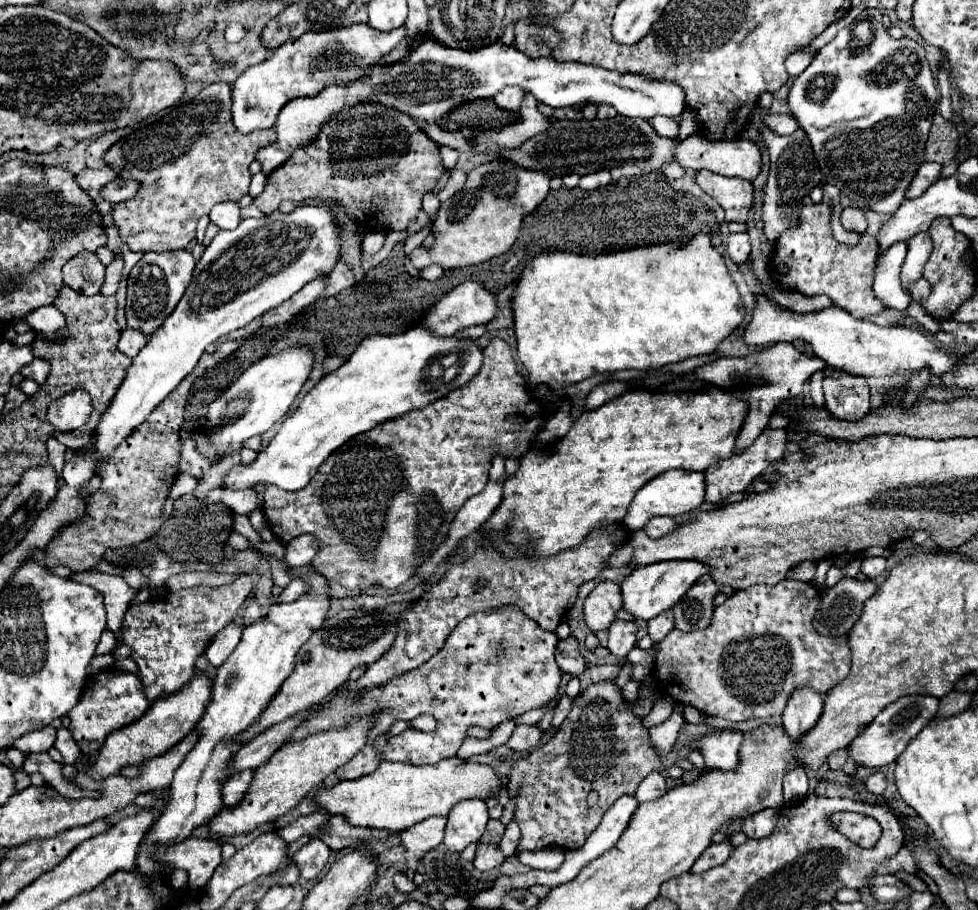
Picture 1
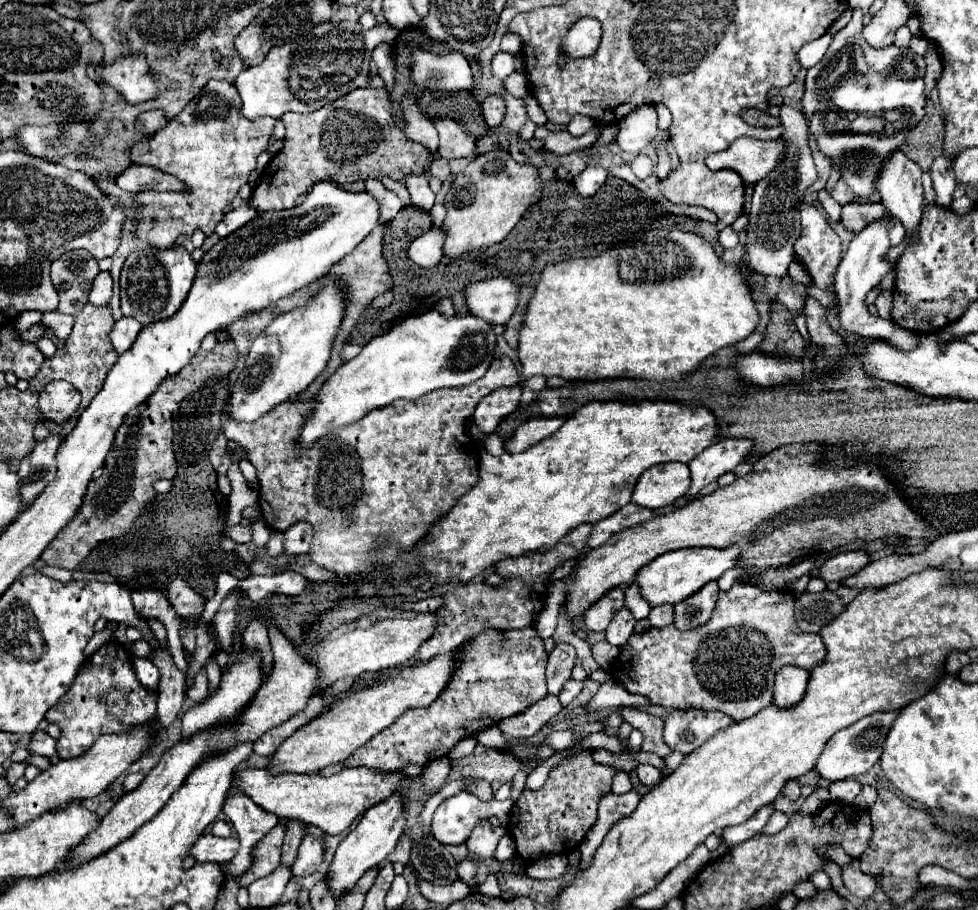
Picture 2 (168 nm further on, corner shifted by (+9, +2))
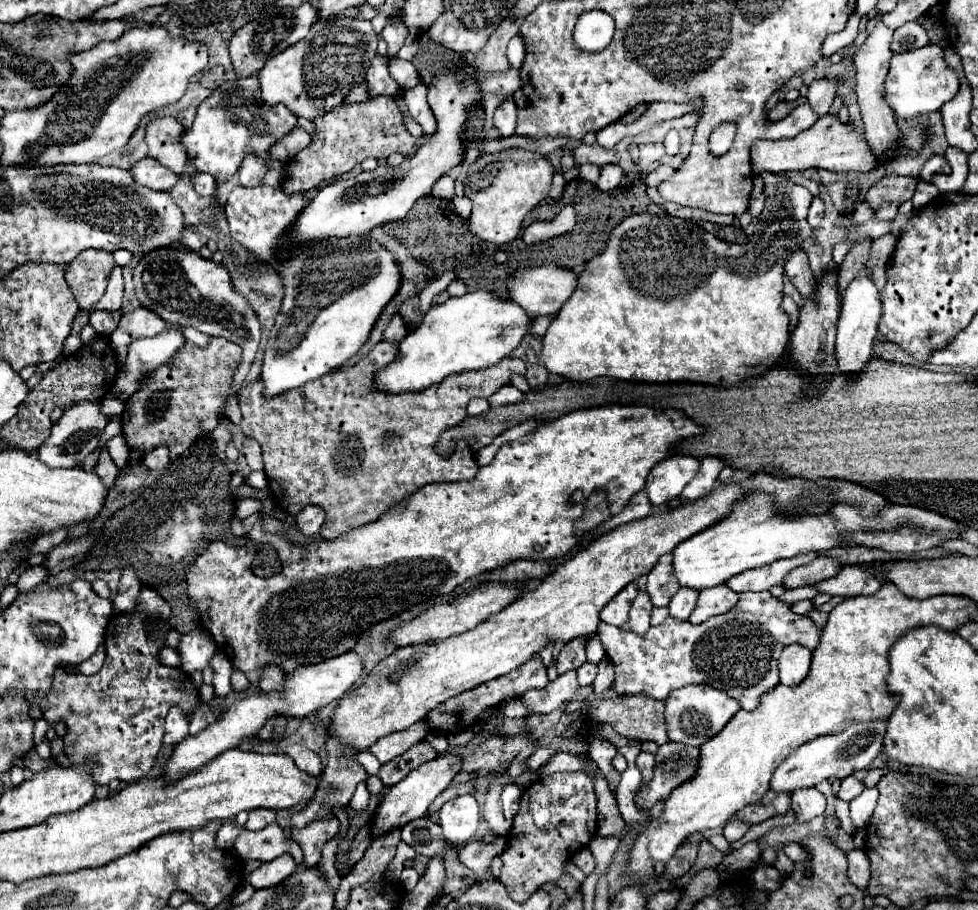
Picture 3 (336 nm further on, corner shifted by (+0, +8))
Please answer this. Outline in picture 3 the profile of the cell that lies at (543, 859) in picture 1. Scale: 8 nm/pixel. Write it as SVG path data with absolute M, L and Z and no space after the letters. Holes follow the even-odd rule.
M497 838L493 842L467 842L459 850L459 860L477 874L477 882L493 882L491 862L499 856L507 846L507 838Z

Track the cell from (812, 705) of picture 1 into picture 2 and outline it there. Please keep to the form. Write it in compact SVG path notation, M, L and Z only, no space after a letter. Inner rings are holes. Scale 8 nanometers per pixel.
M784 666L776 672L774 678L774 704L780 708L794 706L798 700L802 700L808 684L808 670L798 666Z

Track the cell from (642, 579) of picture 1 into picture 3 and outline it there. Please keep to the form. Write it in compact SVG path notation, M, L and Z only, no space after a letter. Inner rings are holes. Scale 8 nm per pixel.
M753 494L743 502L737 502L725 520L675 546L671 552L673 576L685 588L705 590L727 582L731 576L743 570L759 568L771 564L777 558L793 558L795 554L811 550L827 552L841 542L883 548L887 552L919 552L939 546L951 538L953 530L959 528L959 522L917 506L889 506L883 508L875 518L863 518L857 508L839 504L833 508L833 514L785 520L773 512L771 496Z

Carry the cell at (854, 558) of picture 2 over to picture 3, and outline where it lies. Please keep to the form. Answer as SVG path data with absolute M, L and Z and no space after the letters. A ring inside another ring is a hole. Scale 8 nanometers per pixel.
M817 556L813 562L799 566L789 572L789 576L783 580L785 588L797 588L805 584L819 584L821 580L833 578L839 574L843 564L833 556Z

